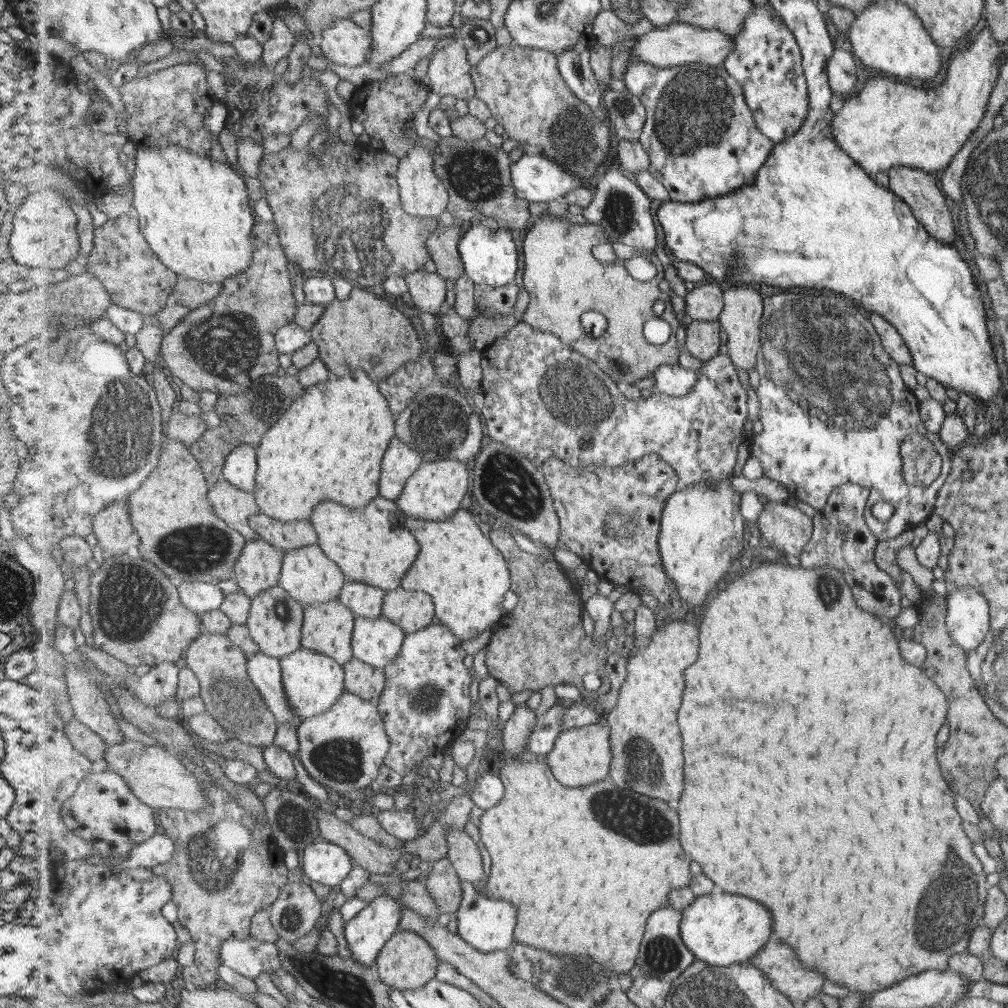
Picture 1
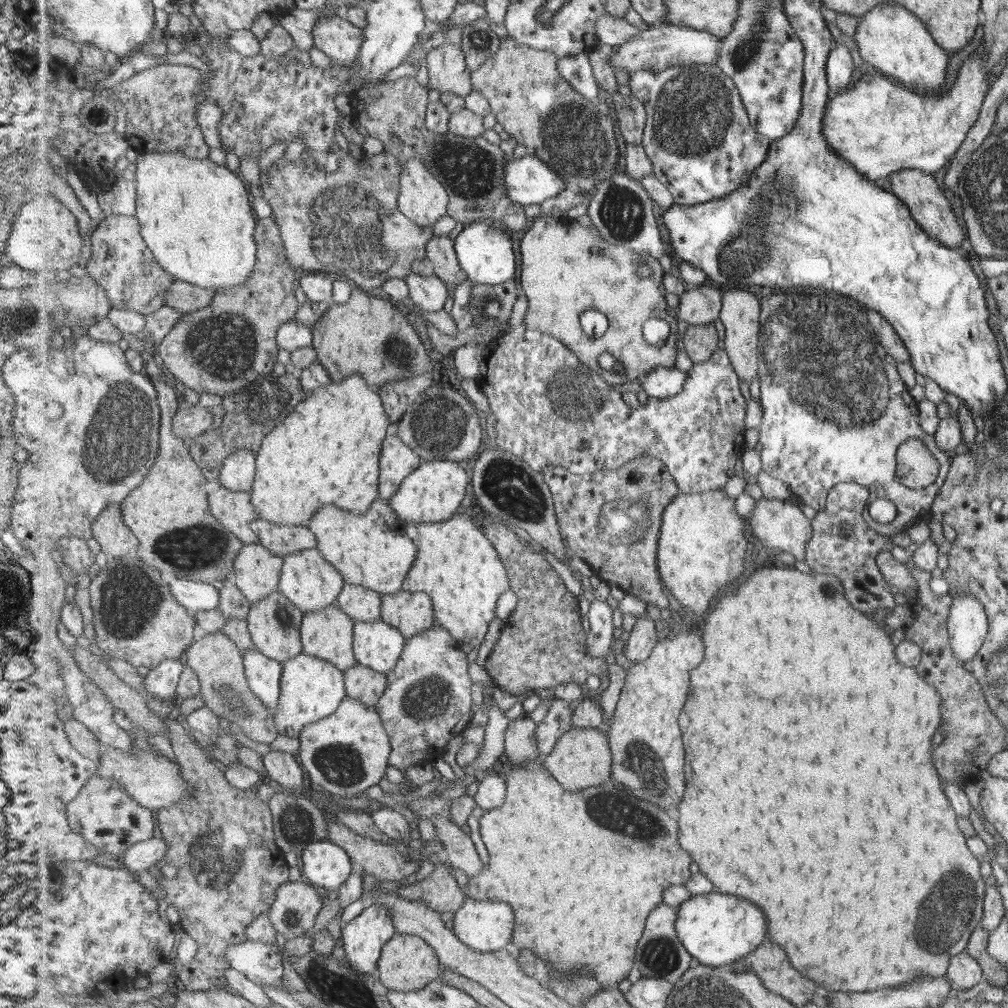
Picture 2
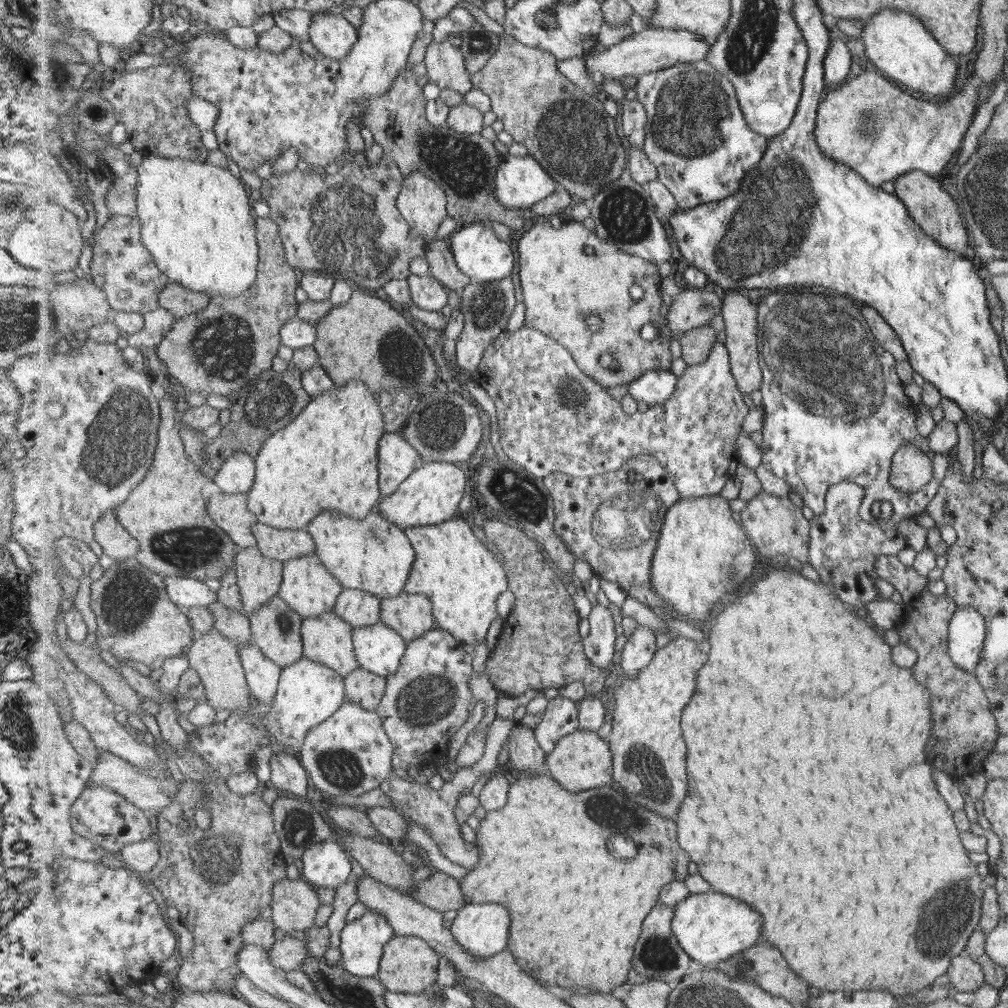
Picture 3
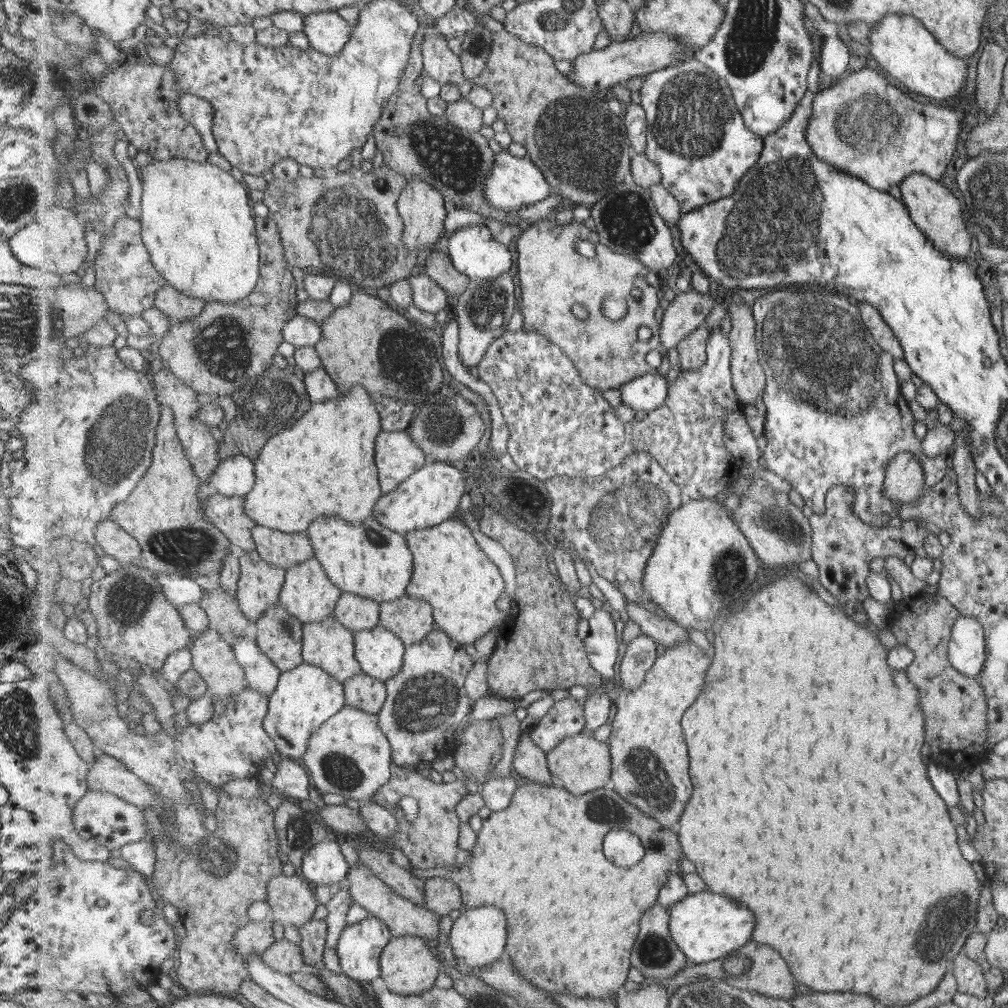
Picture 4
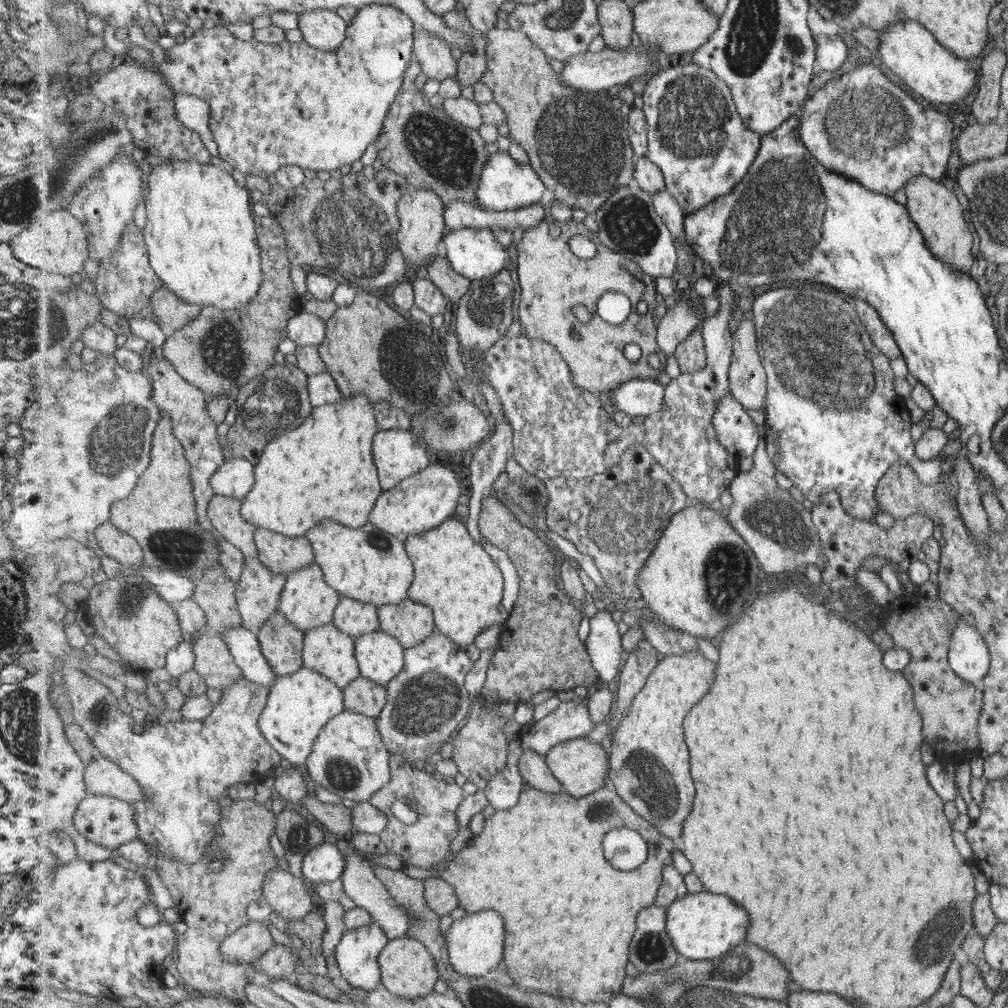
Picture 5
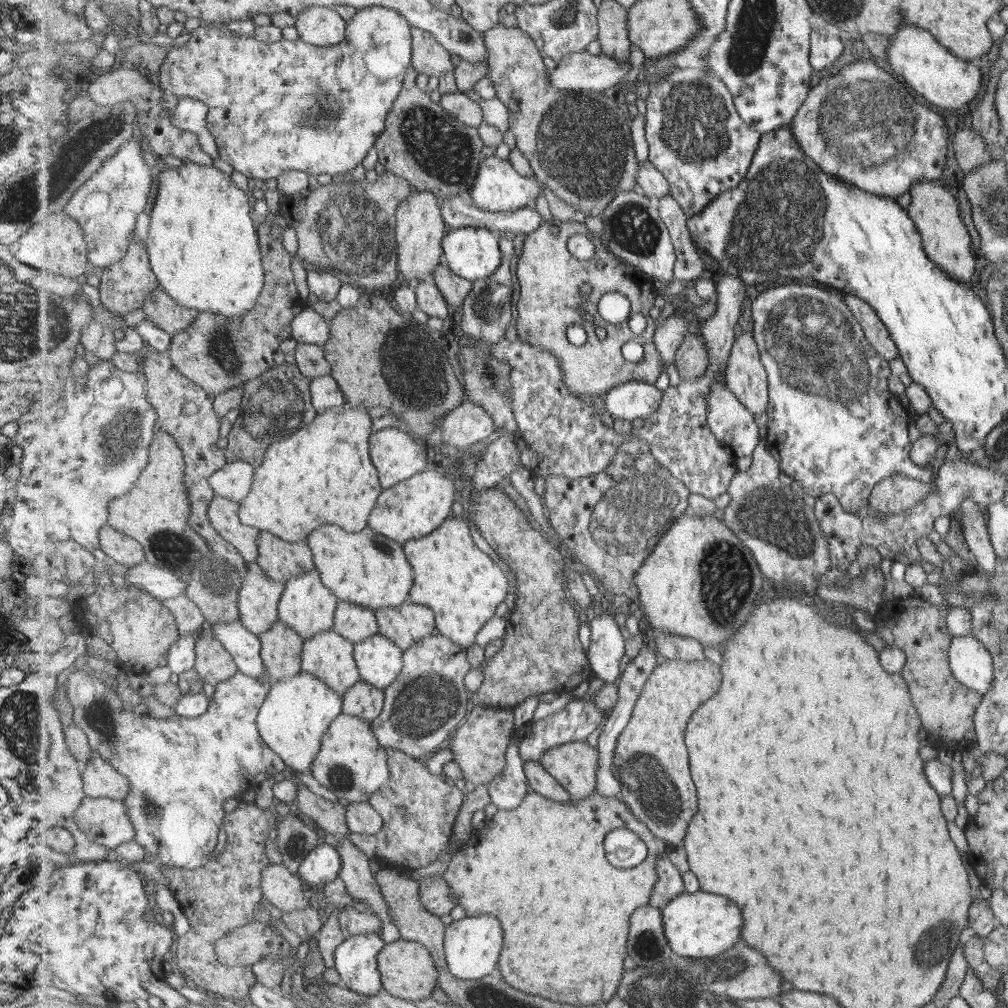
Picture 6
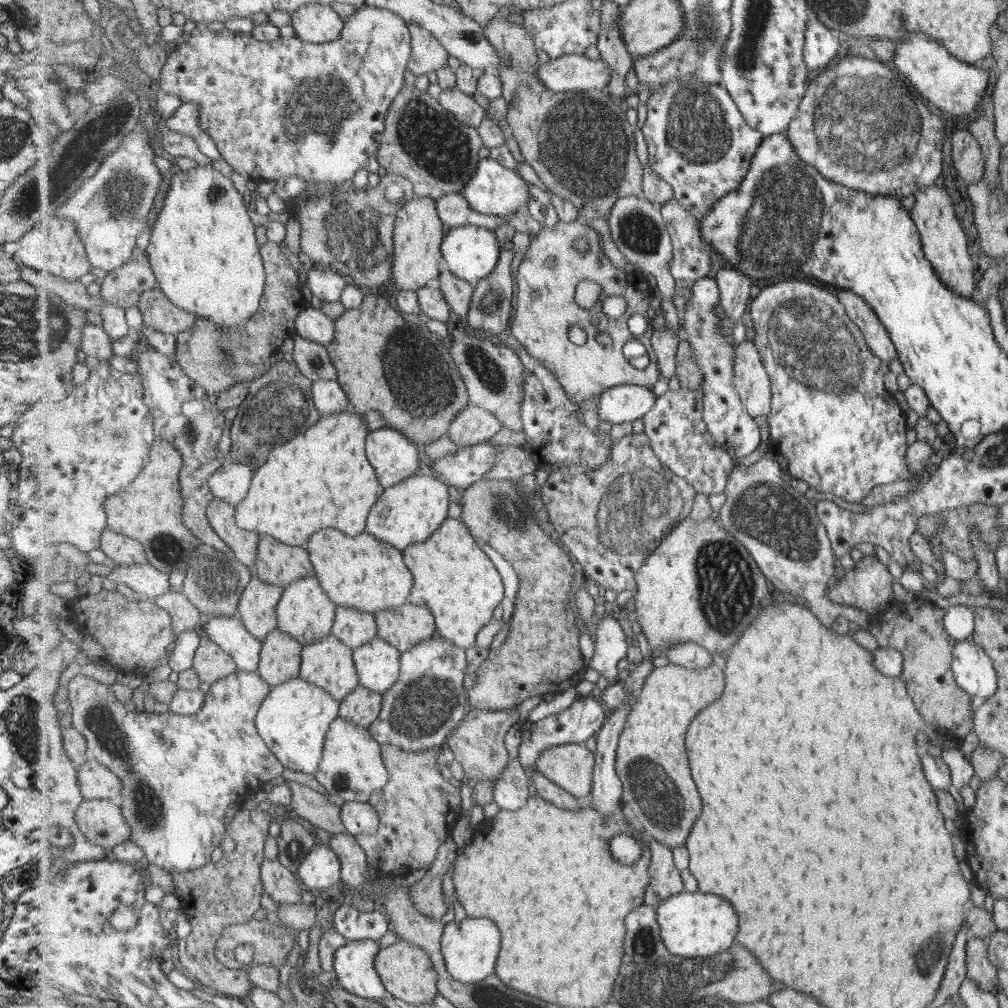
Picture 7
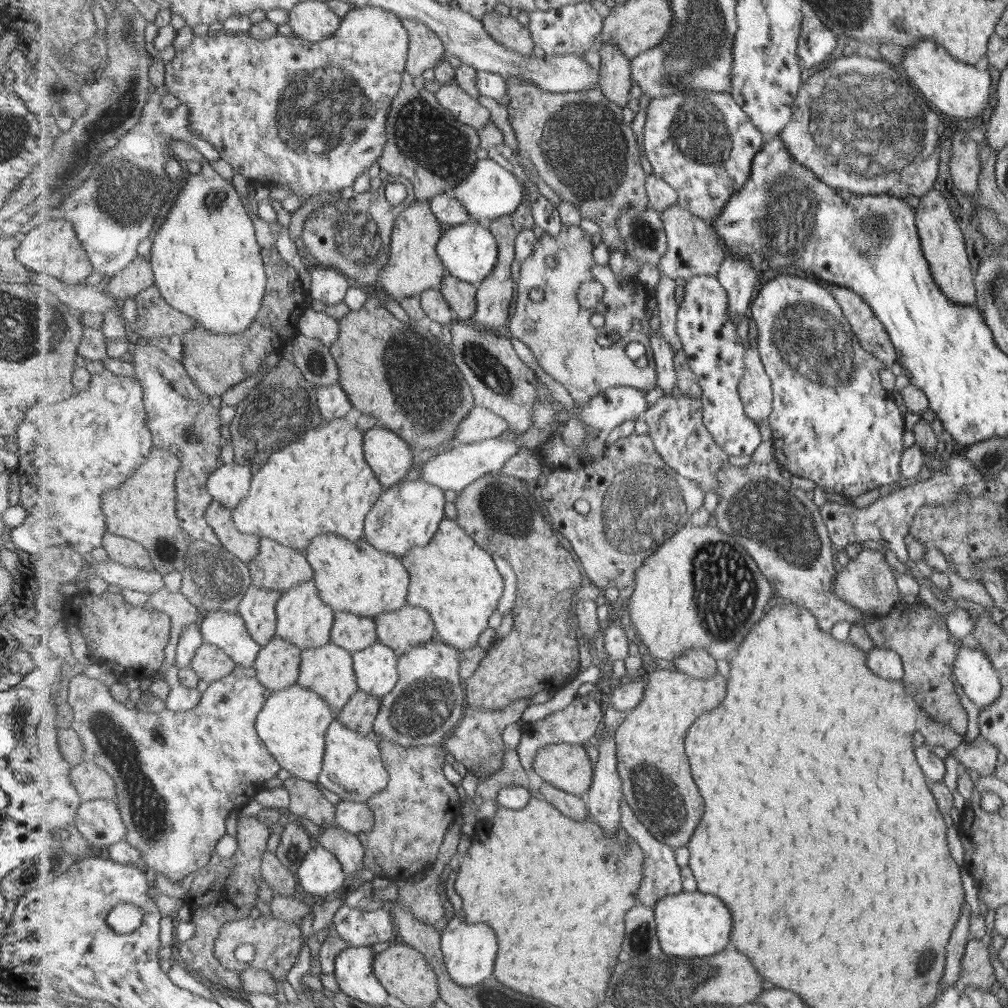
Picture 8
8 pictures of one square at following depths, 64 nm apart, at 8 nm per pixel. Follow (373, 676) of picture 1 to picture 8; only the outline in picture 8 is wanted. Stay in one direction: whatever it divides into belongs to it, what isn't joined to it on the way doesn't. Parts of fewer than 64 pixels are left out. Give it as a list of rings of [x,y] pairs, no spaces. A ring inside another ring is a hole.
[[[358,690],[356,694],[353,694],[351,701],[343,707],[342,712],[337,714],[337,718],[351,730],[359,731],[364,735],[372,735],[381,708],[381,699]]]

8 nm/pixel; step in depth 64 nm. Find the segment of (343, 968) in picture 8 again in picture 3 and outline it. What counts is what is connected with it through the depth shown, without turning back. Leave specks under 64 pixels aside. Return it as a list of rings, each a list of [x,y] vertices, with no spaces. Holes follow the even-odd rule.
[[[368,911],[365,916],[347,923],[340,946],[343,967],[355,976],[377,976],[384,946],[394,936],[394,928],[383,913]]]

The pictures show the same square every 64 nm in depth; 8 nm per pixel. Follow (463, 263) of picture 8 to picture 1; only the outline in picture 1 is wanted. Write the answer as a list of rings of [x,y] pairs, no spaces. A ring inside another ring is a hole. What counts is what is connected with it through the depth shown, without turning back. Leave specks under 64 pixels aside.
[[[473,223],[462,236],[459,250],[462,254],[466,274],[476,284],[486,284],[493,288],[514,283],[517,270],[519,270],[519,252],[517,252],[515,240],[513,240],[509,229],[491,229],[480,223]]]

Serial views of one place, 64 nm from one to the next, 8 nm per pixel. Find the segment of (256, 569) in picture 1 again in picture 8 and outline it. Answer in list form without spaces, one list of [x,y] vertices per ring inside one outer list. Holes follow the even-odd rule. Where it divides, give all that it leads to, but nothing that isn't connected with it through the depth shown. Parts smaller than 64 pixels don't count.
[[[252,583],[238,606],[238,612],[245,620],[251,637],[262,648],[276,636],[278,626],[276,608],[282,595],[281,591]]]

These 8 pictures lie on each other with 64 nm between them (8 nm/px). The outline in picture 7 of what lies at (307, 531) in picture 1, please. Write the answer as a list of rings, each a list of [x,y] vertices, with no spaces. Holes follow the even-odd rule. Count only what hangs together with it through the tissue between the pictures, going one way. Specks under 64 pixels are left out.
[[[260,535],[258,557],[252,568],[258,572],[263,582],[273,583],[283,588],[287,588],[291,582],[300,578],[316,574],[308,548],[289,545],[271,535]]]

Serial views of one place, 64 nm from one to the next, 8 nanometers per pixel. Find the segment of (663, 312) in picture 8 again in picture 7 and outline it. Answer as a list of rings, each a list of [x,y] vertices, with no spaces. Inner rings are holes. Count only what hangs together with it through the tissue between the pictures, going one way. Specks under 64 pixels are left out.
[[[630,194],[625,198],[619,198],[619,202],[615,204],[615,208],[611,210],[608,216],[608,228],[610,230],[612,241],[616,244],[618,250],[626,257],[626,259],[636,266],[641,274],[649,273],[657,277],[658,286],[661,295],[661,309],[665,311],[665,323],[663,326],[671,327],[676,330],[678,339],[682,340],[683,330],[679,328],[679,312],[673,304],[673,294],[677,294],[675,288],[676,279],[671,274],[671,266],[669,262],[674,260],[674,246],[670,232],[668,231],[666,222],[662,217],[662,210],[646,197],[639,198],[634,194]]]

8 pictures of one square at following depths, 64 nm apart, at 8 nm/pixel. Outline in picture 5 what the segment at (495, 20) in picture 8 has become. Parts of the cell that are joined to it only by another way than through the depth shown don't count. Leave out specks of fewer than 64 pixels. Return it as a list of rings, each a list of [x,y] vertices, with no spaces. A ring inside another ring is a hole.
[[[491,28],[487,31],[488,70],[482,78],[494,92],[494,100],[505,108],[511,142],[525,150],[530,164],[556,198],[595,214],[619,187],[635,179],[636,159],[627,134],[629,106],[621,104],[613,92],[589,92],[560,82],[560,74],[549,64],[546,52],[524,32]]]

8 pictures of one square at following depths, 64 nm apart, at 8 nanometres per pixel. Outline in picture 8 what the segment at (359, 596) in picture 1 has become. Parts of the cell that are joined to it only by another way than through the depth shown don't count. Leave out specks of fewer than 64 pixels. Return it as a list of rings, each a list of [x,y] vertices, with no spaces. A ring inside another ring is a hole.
[[[338,612],[332,629],[331,643],[354,654],[366,650],[378,641],[376,622],[367,616]]]

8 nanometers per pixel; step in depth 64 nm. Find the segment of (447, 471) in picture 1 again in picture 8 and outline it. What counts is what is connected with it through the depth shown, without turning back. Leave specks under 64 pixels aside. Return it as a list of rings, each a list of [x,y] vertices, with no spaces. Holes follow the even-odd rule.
[[[406,478],[385,488],[382,497],[374,504],[367,515],[364,537],[379,550],[403,558],[415,547],[427,546],[445,519],[445,492],[433,483]]]

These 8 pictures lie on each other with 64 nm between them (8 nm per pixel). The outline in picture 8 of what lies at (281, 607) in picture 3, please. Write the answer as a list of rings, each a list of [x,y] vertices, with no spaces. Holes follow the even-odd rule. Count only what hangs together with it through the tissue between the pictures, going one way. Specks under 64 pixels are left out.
[[[276,634],[273,640],[262,648],[255,662],[259,682],[271,692],[287,690],[289,686],[298,683],[302,652],[295,644],[285,642]]]

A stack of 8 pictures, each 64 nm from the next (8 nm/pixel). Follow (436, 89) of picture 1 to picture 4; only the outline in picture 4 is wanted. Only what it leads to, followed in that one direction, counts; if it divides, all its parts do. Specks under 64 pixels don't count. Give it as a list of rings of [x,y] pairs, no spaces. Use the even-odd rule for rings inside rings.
[[[427,33],[421,43],[421,54],[426,75],[441,85],[451,83],[458,86],[468,98],[474,83],[465,76],[462,58],[449,48],[446,37]]]

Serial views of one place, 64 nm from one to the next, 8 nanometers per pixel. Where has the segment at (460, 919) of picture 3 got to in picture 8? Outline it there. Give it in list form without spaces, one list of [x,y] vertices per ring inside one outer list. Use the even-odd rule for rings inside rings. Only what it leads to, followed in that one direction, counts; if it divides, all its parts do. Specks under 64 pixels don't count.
[[[454,868],[445,879],[445,895],[448,897],[453,915],[442,928],[442,951],[444,954],[447,970],[456,983],[464,987],[479,986],[488,978],[494,976],[496,960],[498,959],[499,940],[494,928],[487,922],[469,924],[459,920],[457,913],[462,909],[462,901],[453,888],[453,882],[459,868]]]

